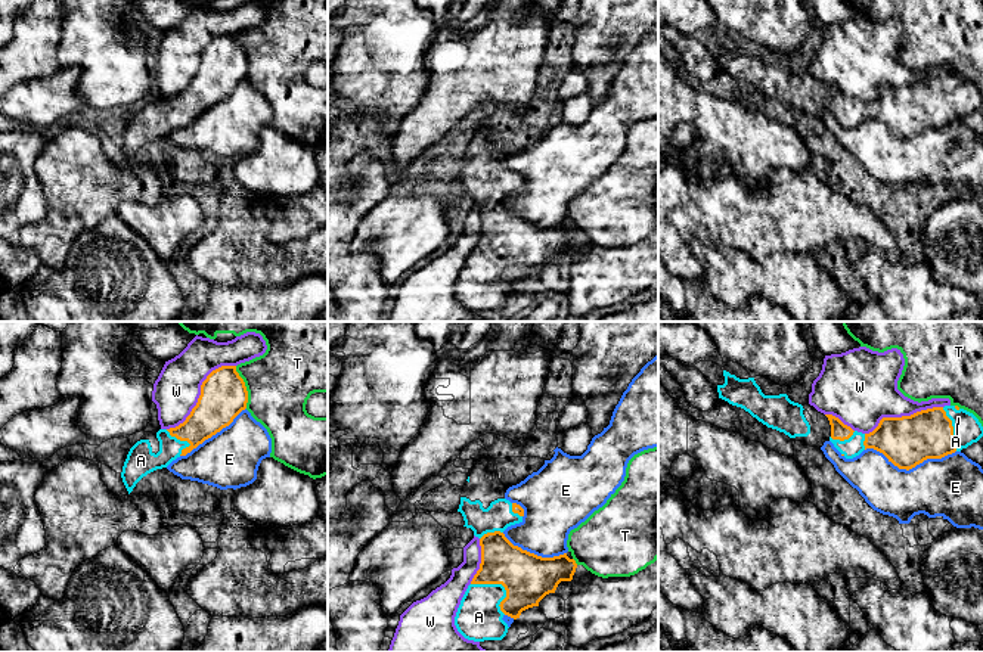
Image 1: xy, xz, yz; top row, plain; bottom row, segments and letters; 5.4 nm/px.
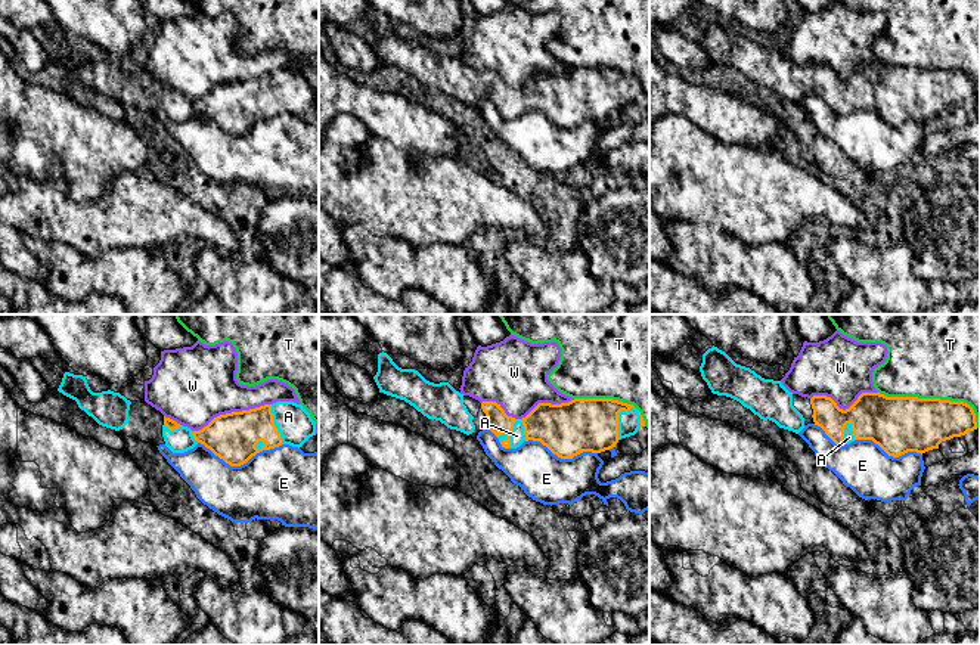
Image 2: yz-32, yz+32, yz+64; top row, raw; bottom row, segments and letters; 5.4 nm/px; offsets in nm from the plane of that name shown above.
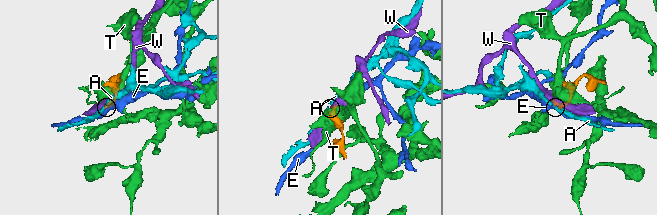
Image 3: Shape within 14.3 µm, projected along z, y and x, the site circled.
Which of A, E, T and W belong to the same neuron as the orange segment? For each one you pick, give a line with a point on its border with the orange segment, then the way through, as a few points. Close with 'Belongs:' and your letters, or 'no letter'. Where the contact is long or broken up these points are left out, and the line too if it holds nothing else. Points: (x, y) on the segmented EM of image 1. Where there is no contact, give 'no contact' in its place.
A: xz (501, 583)
Belongs: A

